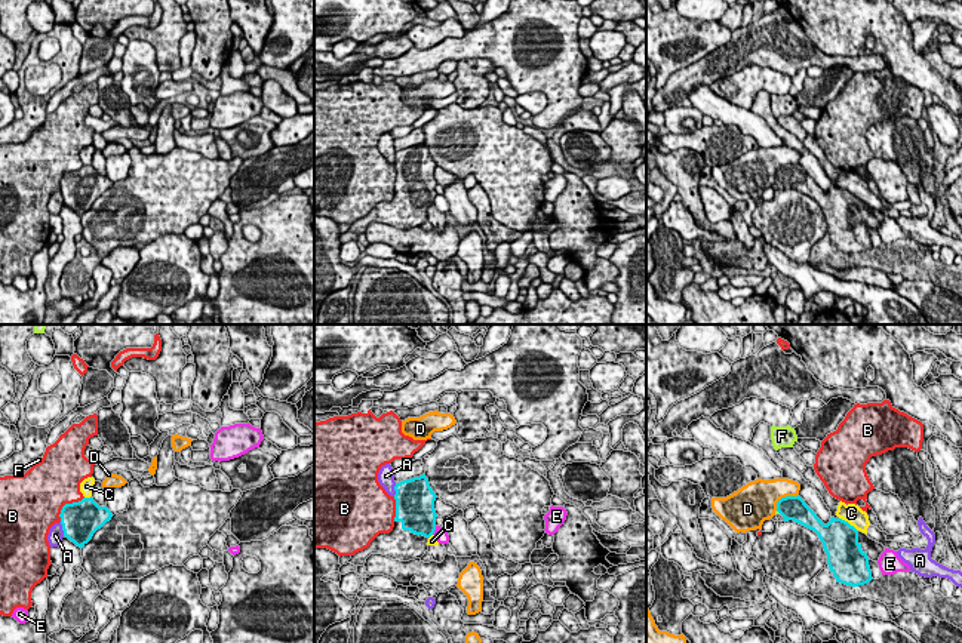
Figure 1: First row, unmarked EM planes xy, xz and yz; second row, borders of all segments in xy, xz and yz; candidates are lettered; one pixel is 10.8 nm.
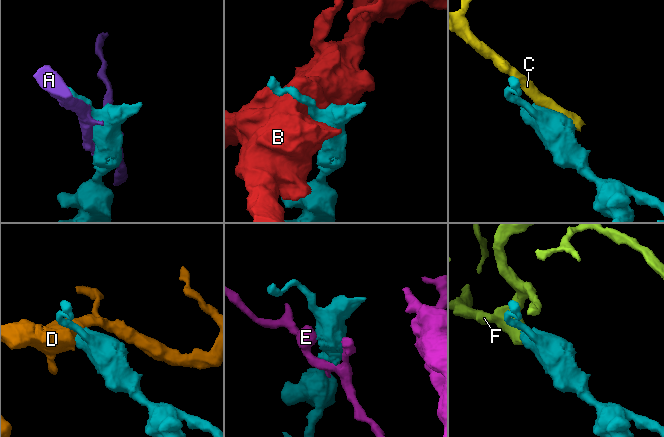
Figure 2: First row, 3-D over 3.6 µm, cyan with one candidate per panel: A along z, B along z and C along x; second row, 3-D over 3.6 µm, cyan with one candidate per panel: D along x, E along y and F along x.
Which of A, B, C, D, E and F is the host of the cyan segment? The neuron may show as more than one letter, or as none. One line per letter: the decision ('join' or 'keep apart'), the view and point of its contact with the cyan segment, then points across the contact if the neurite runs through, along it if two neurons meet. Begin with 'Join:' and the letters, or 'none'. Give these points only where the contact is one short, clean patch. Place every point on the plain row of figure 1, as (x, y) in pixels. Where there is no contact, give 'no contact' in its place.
Join: F
A: keep apart; meets cyan in xy at (62, 197)
B: keep apart; meets cyan in xy at (65, 172)
C: keep apart; meets cyan in yz at (847, 190)
D: keep apart; meets cyan in yz at (783, 166); border along yz (798, 162), (783, 165), (777, 171), (775, 178)
E: keep apart; meets cyan in xz at (435, 197)
F: join; meets cyan in yz at (778, 180)

